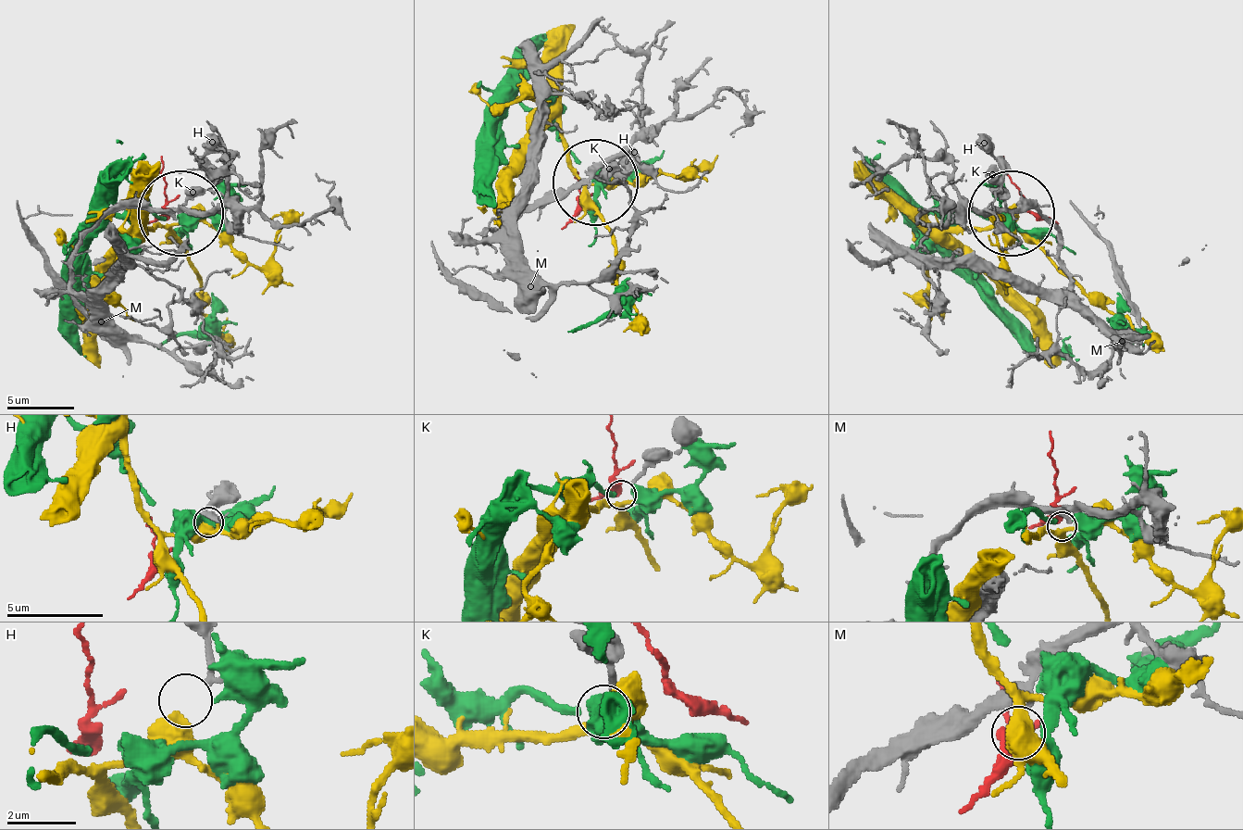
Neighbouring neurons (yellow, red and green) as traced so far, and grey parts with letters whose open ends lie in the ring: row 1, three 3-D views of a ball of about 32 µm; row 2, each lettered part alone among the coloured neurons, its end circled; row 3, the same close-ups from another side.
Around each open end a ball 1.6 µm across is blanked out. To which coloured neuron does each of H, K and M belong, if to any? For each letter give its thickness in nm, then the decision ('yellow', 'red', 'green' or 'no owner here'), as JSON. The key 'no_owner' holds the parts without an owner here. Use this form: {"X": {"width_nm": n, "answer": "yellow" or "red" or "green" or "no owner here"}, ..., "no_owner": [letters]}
{"H": {"width_nm": 200, "answer": "yellow"}, "K": {"width_nm": 200, "answer": "no owner here"}, "M": {"width_nm": 200, "answer": "red"}, "no_owner": ["K"]}

